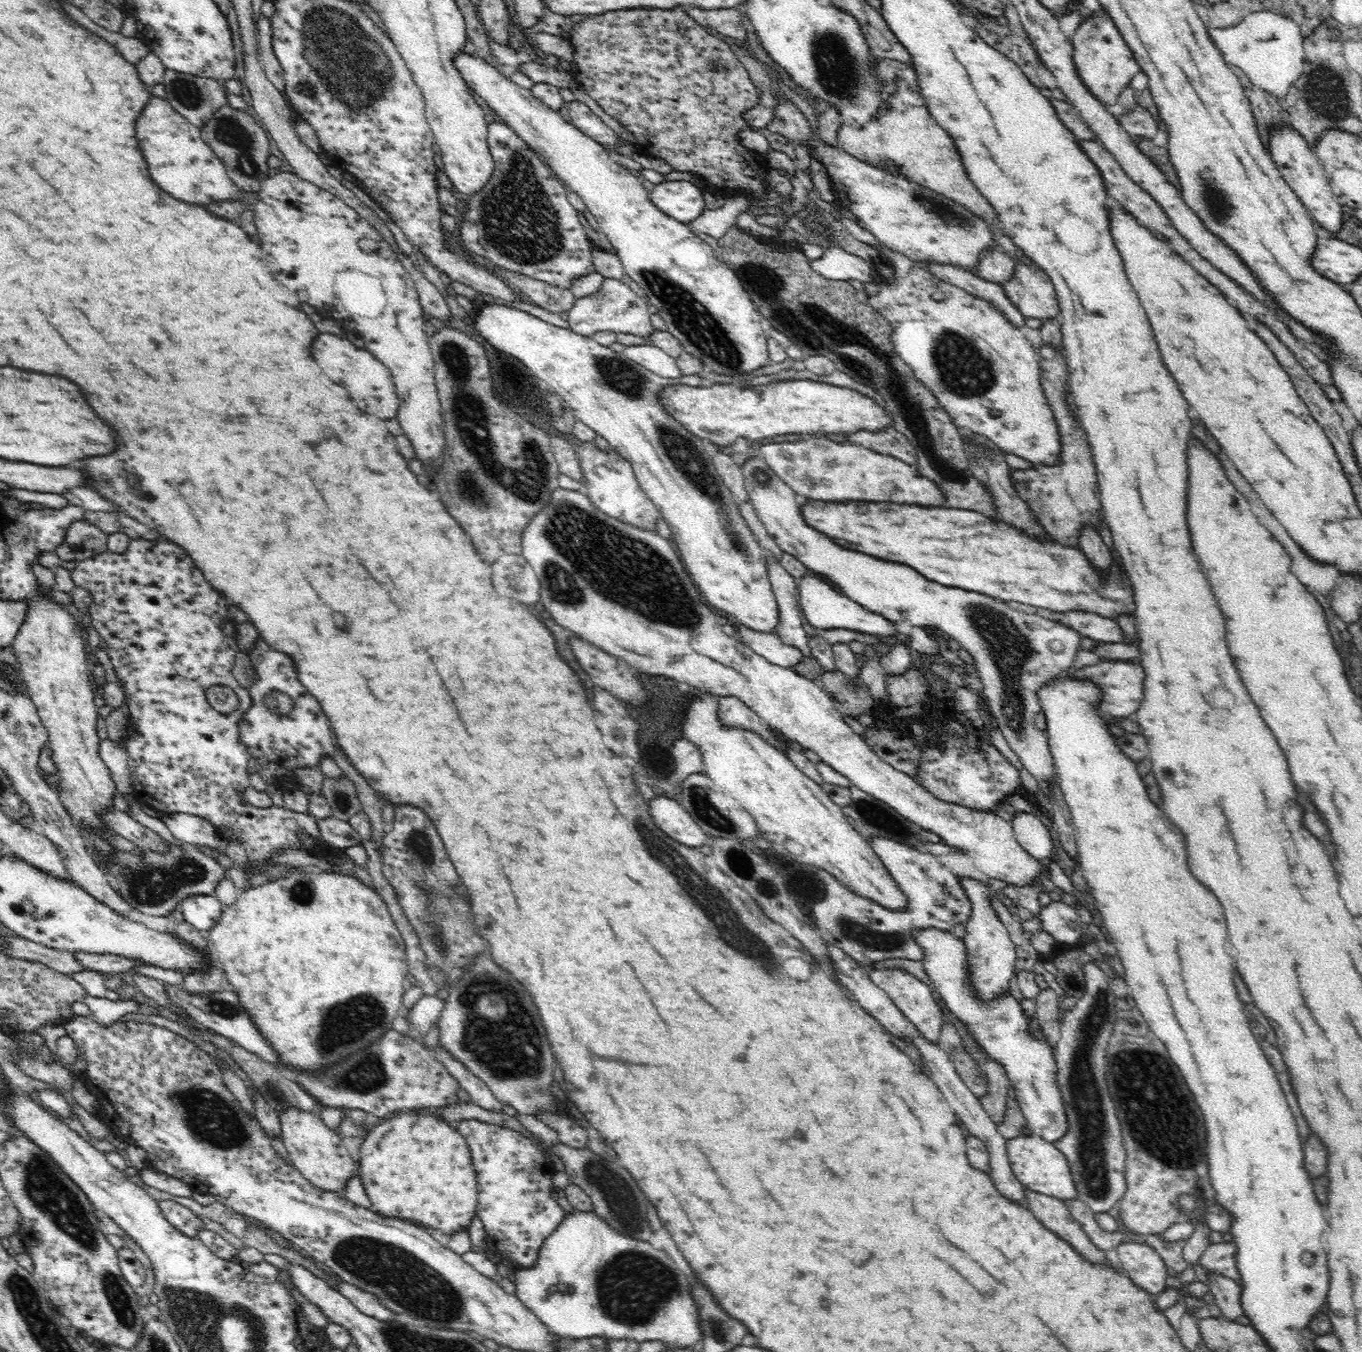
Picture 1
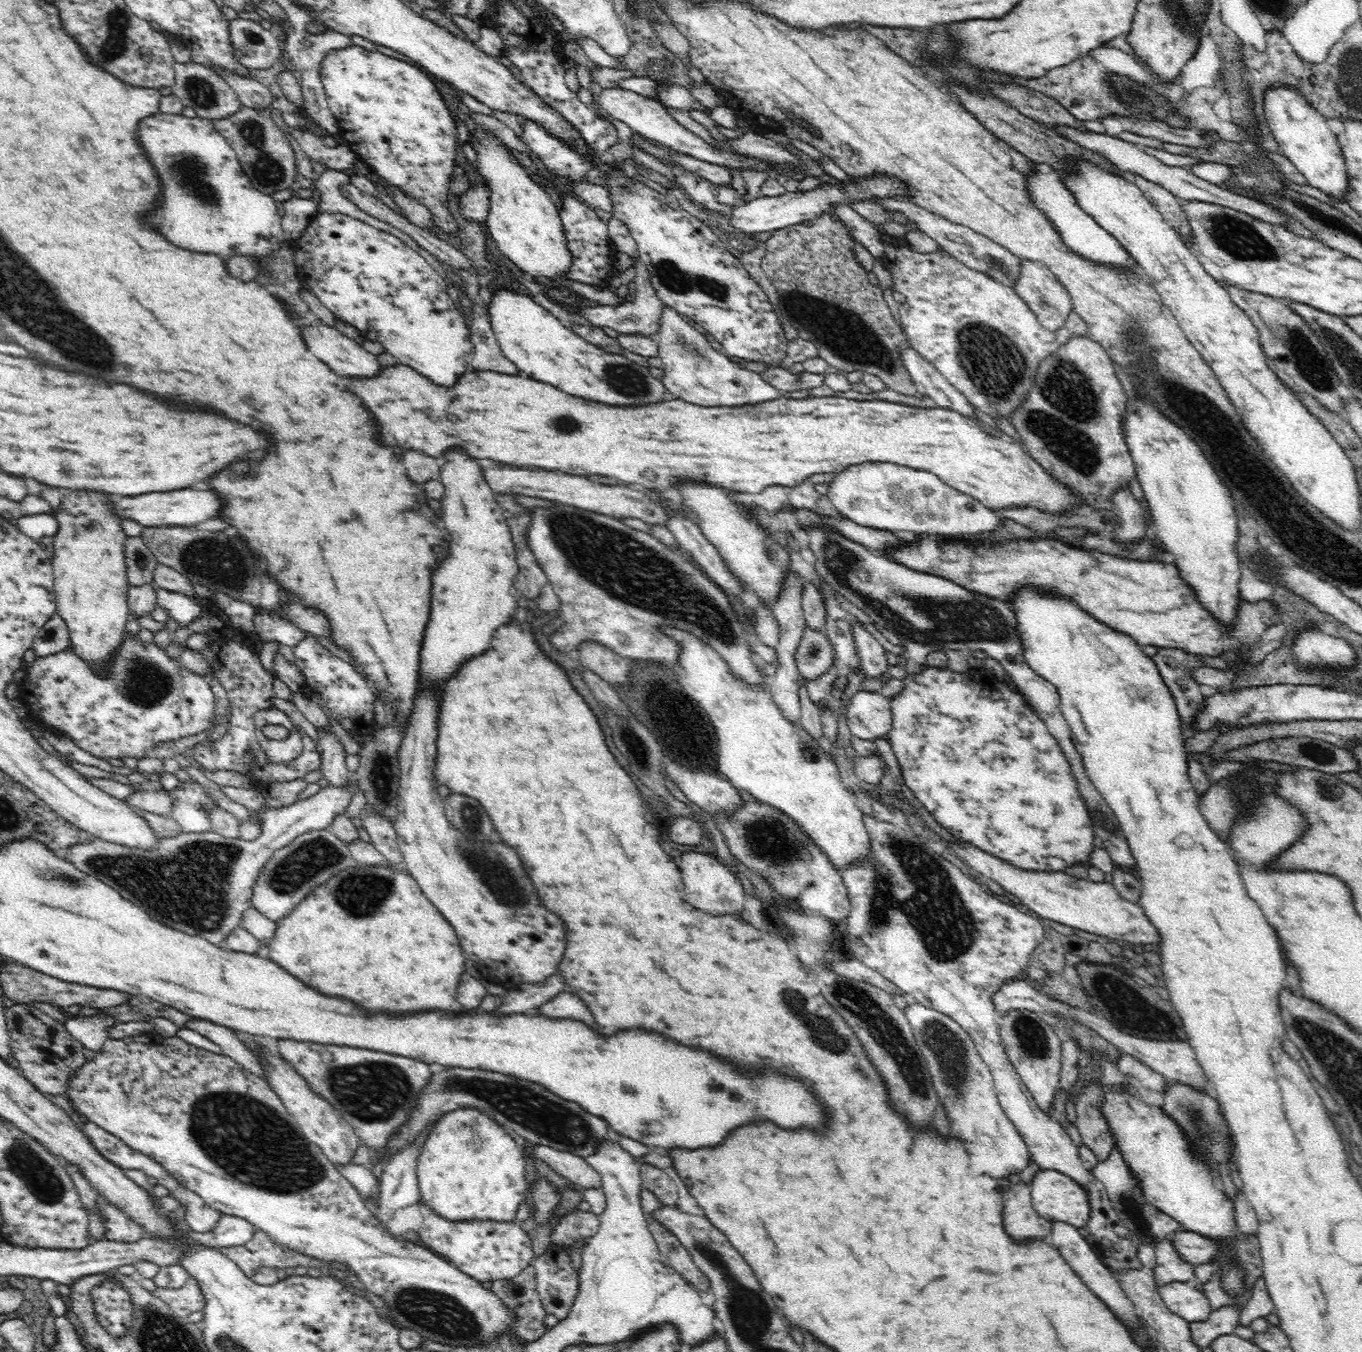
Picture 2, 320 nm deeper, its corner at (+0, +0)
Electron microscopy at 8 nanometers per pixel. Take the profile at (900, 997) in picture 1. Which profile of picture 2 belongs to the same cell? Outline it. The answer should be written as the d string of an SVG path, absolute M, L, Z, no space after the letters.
M918 1003L909 1005L904 1011L906 1018L910 1021L917 1045L920 1046L921 1053L930 1069L929 1073L936 1093L944 1102L944 1108L948 1110L950 1122L958 1126L954 1128L956 1137L970 1151L972 1171L978 1175L989 1176L1001 1185L1006 1184L1011 1176L1021 1174L1031 1164L1034 1164L1034 1160L1027 1142L1002 1108L989 1065L985 1063L972 1037L952 1018Z

